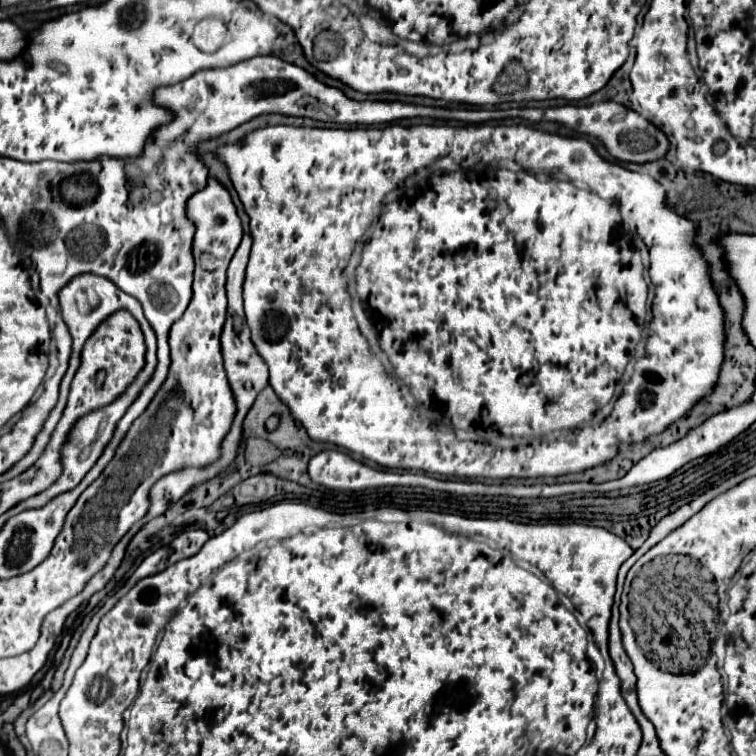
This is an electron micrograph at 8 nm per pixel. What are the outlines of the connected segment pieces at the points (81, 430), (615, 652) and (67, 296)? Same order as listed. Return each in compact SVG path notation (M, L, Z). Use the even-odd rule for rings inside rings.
M147 353L147 355L149 355L149 361L145 361L147 367L133 379L131 387L127 387L127 389L125 389L115 401L111 401L109 405L99 407L99 409L93 409L93 411L89 411L87 415L83 415L83 417L79 417L79 419L75 421L73 429L69 431L69 439L67 439L67 443L61 447L61 455L63 455L63 471L61 471L61 475L57 477L57 481L55 481L49 489L45 489L45 491L41 491L41 493L29 497L31 507L35 507L35 505L39 507L41 503L47 503L47 501L53 499L55 495L73 489L73 487L83 479L83 475L93 467L93 463L99 459L103 447L105 447L107 441L111 439L111 435L113 435L113 427L117 425L117 419L121 419L121 415L125 413L125 407L129 407L129 403L133 403L137 391L141 391L141 387L145 385L145 379L149 379L149 375L153 375L153 367L157 365L157 363L155 363L157 357L151 355L151 353Z
M619 583L619 591L617 591L617 601L615 601L615 615L611 617L609 621L609 655L615 663L615 671L617 671L617 677L621 679L621 695L623 699L627 701L627 707L631 709L631 713L635 715L637 723L641 725L643 729L643 739L645 741L645 747L651 747L651 729L655 729L651 725L651 721L641 713L639 705L637 705L637 693L635 693L635 673L633 673L633 663L631 659L627 657L623 645L621 645L621 633L619 633L619 627L617 627L617 605L619 605L619 595L621 595L621 583Z
M75 275L59 291L59 303L85 303L85 295L101 295L101 299L113 299L113 285L113 281L101 275Z

